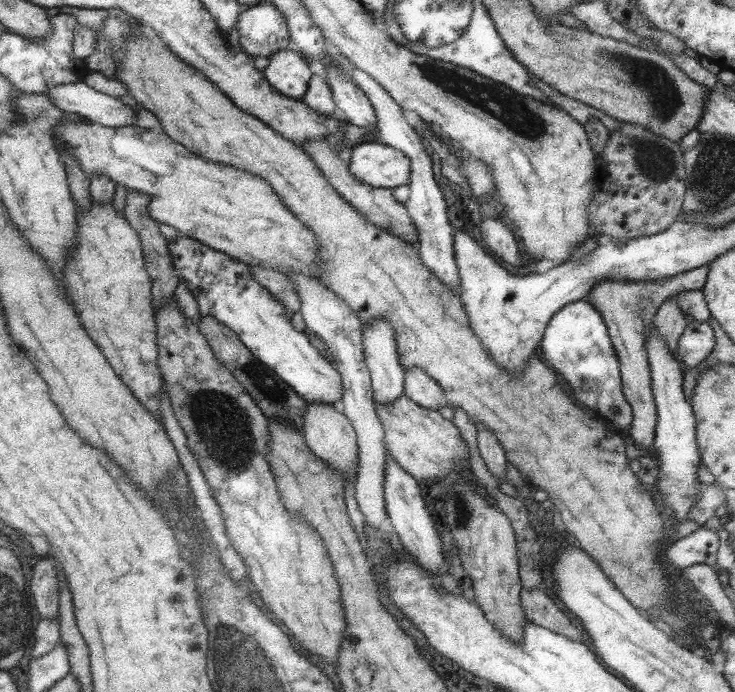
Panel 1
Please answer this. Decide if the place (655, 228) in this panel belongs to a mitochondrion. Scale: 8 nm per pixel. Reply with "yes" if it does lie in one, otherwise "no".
no

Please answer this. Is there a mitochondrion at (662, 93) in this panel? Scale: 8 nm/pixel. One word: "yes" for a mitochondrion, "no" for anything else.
yes

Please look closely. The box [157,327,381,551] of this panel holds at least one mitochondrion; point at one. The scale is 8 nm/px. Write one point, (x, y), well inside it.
(216, 415)

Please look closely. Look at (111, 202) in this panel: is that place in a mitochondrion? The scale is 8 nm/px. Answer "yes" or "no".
no

